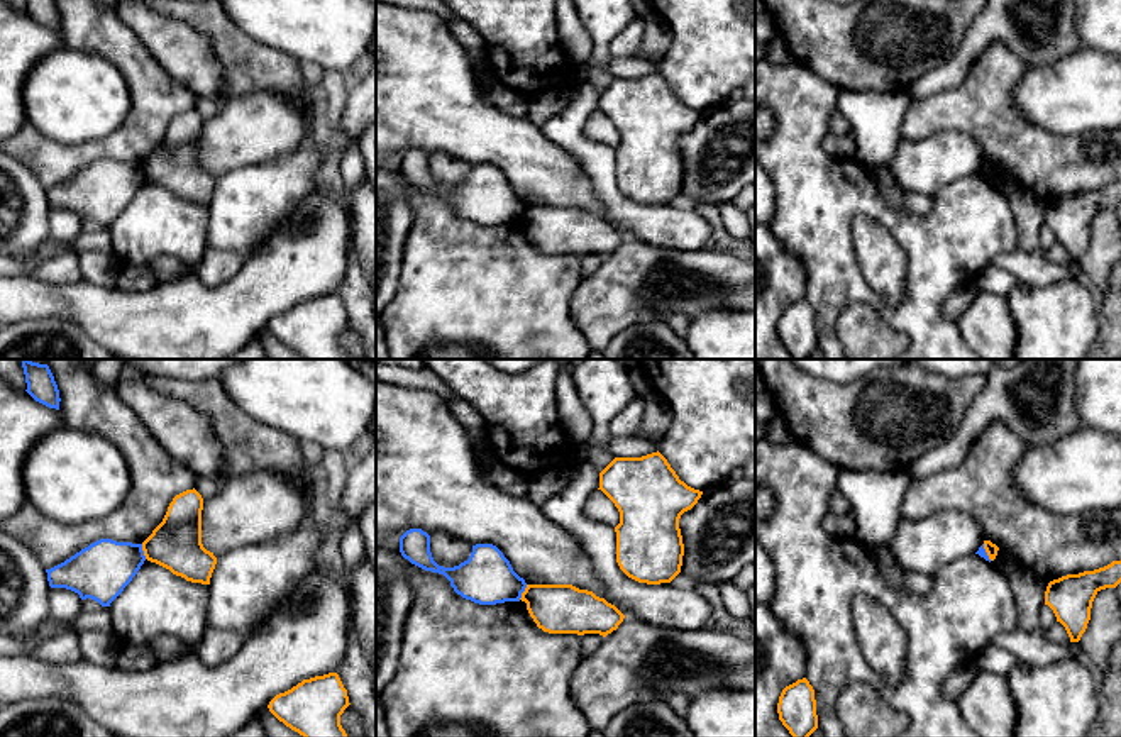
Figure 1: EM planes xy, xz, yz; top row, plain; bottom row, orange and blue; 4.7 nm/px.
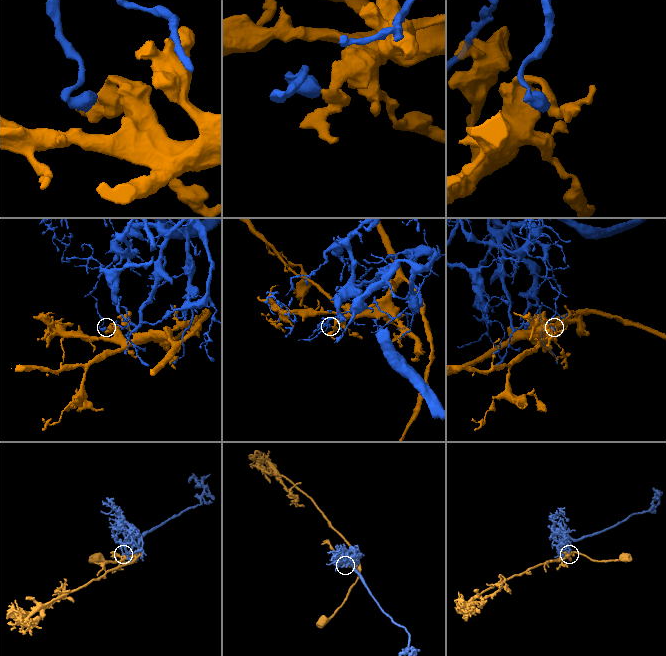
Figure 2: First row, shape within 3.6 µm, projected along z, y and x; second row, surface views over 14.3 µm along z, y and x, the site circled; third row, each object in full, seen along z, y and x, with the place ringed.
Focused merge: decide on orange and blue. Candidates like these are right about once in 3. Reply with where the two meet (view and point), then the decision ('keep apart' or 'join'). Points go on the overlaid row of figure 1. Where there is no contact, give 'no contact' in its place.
meets orange in xy at (143, 549); keep apart

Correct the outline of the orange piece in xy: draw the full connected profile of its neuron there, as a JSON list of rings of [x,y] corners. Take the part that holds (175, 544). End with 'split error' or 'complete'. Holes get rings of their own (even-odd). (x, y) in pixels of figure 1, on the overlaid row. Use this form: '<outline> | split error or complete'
[[[193,488],[173,498],[163,522],[142,542],[147,561],[191,583],[210,585],[217,564],[202,544],[203,498]]] | complete

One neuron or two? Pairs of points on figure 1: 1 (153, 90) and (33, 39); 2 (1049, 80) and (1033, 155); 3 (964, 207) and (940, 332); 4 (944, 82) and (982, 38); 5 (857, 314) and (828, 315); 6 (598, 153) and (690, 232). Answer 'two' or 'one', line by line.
1: two
2: two
3: one
4: one
5: two
6: one

